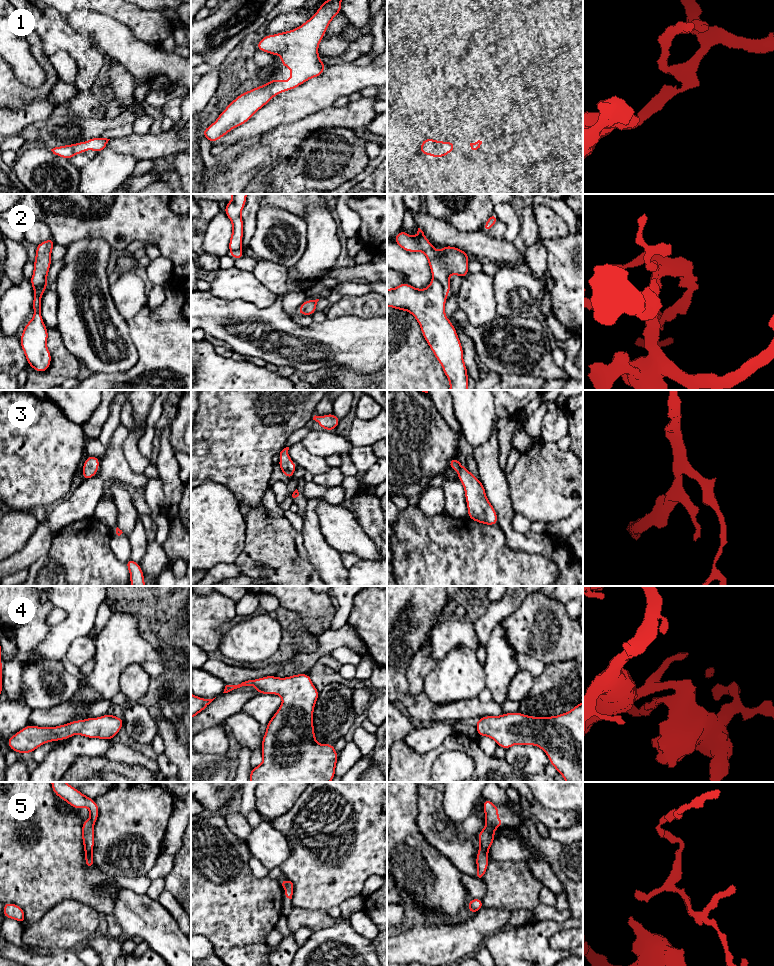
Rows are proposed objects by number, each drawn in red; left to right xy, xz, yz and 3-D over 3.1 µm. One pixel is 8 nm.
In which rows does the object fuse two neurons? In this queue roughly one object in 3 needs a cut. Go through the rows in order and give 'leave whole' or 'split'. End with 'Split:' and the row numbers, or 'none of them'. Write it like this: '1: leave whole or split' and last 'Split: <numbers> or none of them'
1: leave whole
2: split
3: leave whole
4: leave whole
5: split
Split: 2, 5

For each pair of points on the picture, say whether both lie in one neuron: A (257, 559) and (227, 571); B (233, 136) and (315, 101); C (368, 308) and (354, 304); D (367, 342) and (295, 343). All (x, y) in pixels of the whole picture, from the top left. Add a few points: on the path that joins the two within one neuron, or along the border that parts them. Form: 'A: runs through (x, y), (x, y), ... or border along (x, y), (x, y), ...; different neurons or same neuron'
A: border along (233, 563), (242, 573); different neurons
B: runs through (253, 128), (279, 109), (295, 104); same neuron
C: runs through (365, 306), (357, 305); same neuron
D: runs through (349, 342), (313, 345); same neuron

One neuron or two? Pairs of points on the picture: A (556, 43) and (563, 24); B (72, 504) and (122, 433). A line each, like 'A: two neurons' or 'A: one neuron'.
A: two neurons
B: one neuron

